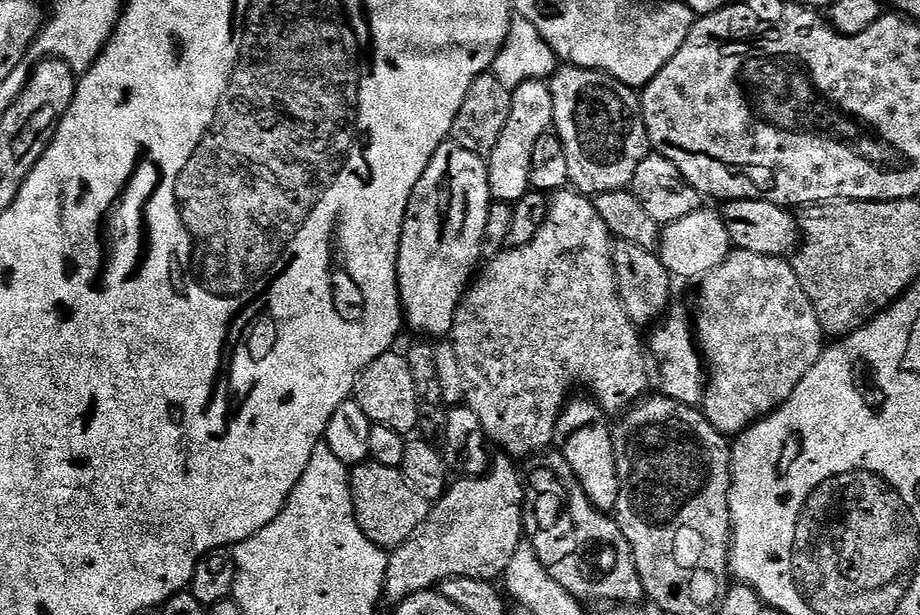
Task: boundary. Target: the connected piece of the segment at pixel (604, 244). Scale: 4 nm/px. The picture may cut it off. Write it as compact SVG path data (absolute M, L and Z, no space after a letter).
M561 190L551 197L548 205L548 220L542 226L542 230L538 230L538 234L534 234L534 242L526 242L526 246L508 248L495 253L491 257L492 261L488 265L486 265L487 263L483 265L483 268L485 267L484 273L482 273L482 268L479 275L471 281L468 291L465 292L459 308L456 309L450 339L454 350L458 354L458 363L462 366L462 378L466 378L466 394L464 395L466 406L470 410L474 410L474 414L478 414L478 422L482 422L485 437L495 447L497 444L504 451L501 453L512 458L517 458L516 456L531 458L543 453L553 443L556 434L556 423L560 413L564 410L565 404L570 399L568 391L575 384L581 384L582 387L589 388L593 392L589 393L594 397L596 403L609 413L616 412L615 414L623 413L631 408L649 391L647 388L650 360L646 355L645 341L644 344L640 341L641 329L629 318L626 314L626 306L622 304L614 262L612 261L613 247L613 234L606 226L606 222L602 222L595 203L589 197L575 190Z

